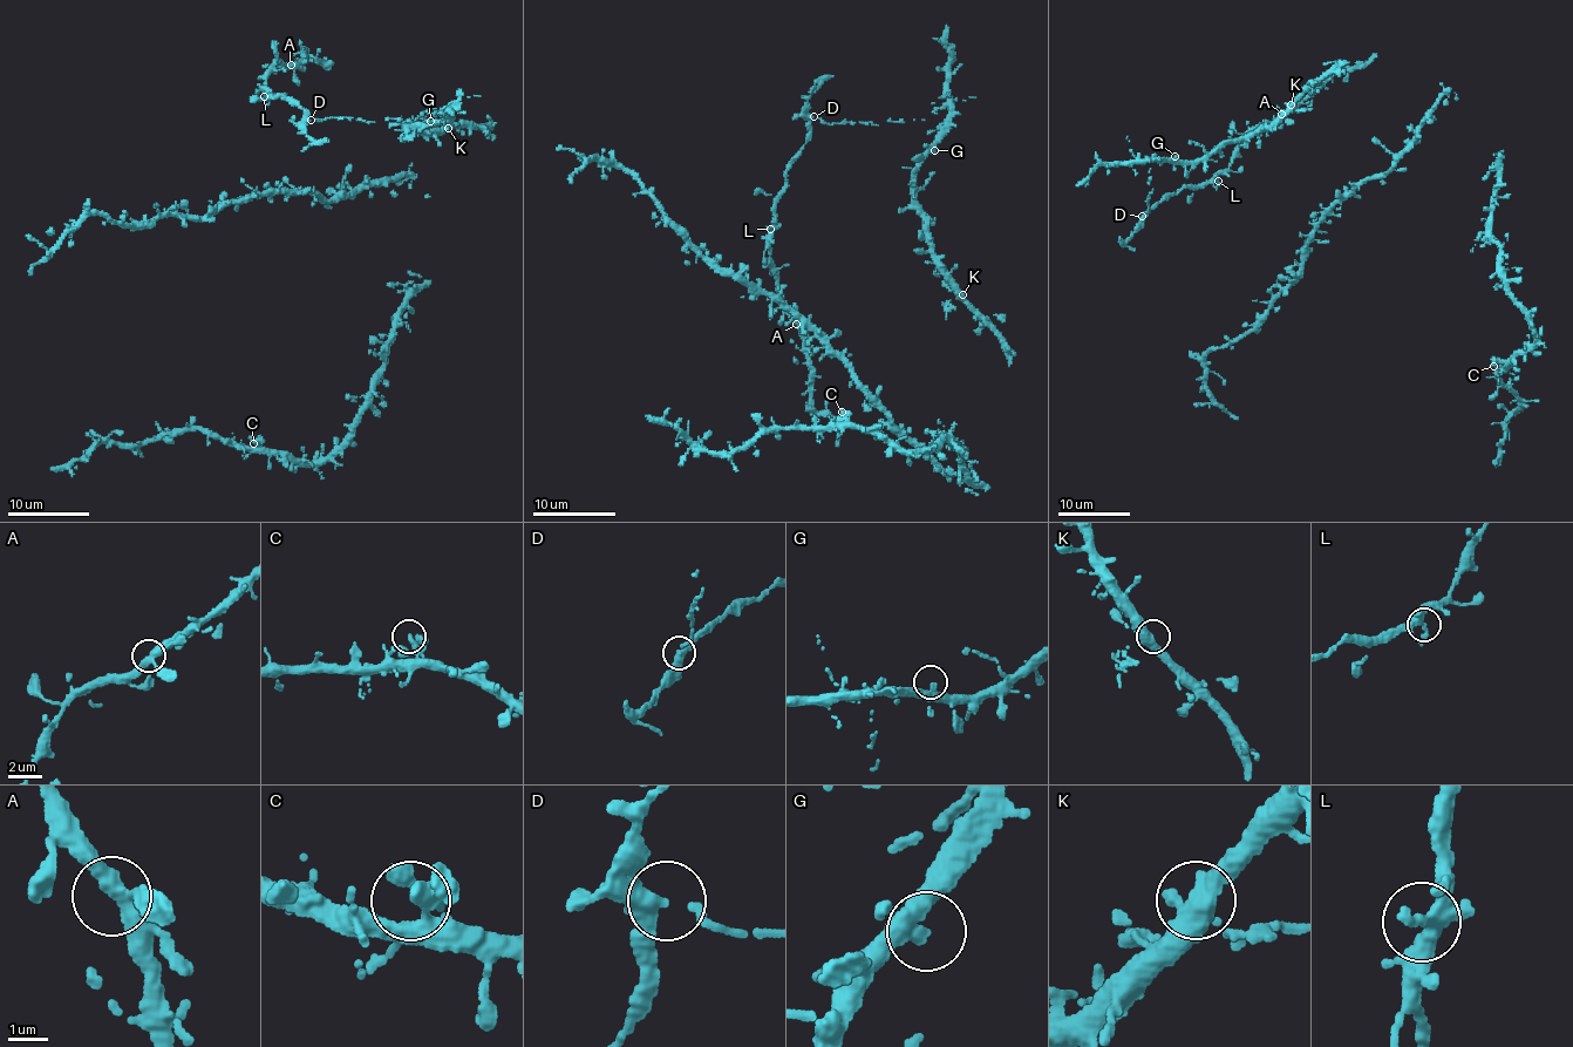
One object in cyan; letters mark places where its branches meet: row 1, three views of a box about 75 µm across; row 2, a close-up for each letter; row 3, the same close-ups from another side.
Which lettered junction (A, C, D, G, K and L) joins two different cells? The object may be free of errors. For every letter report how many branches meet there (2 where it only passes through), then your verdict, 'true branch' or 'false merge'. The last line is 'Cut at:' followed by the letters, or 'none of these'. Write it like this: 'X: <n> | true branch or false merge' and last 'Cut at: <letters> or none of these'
A: 3 | true branch
C: 3 | true branch
D: 3 | false merge
G: 3 | true branch
K: 3 | true branch
L: 3 | true branch
Cut at: D

